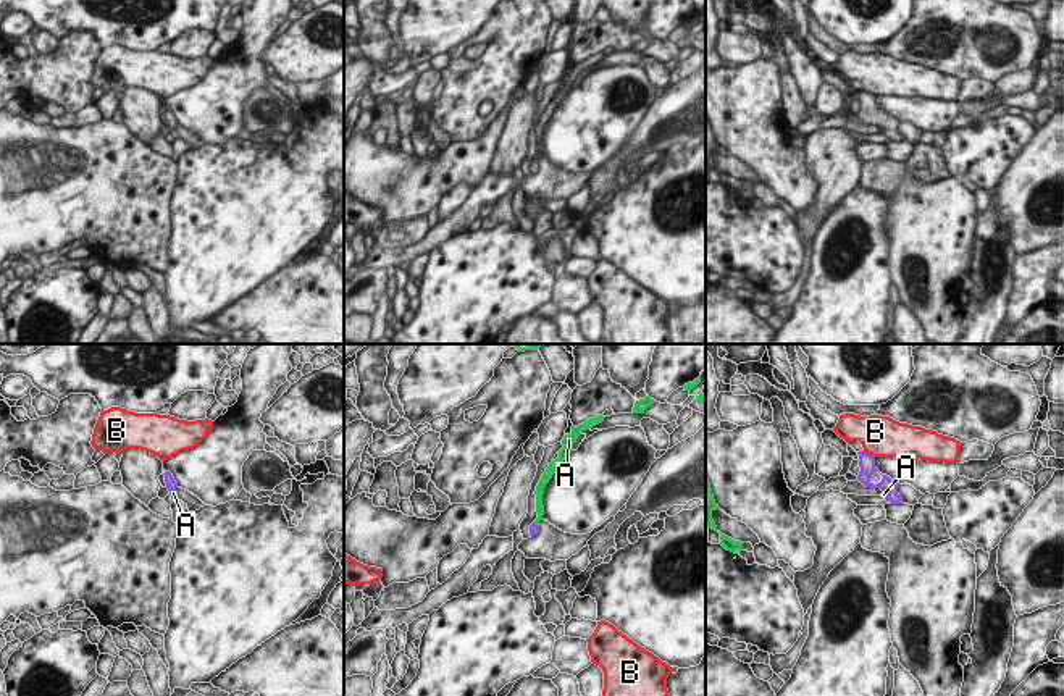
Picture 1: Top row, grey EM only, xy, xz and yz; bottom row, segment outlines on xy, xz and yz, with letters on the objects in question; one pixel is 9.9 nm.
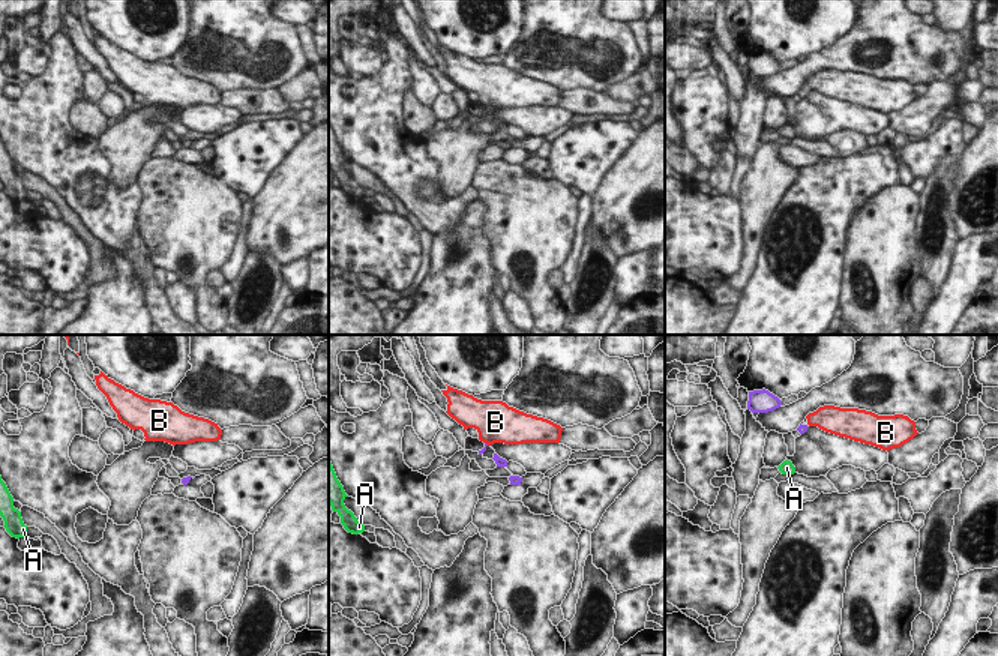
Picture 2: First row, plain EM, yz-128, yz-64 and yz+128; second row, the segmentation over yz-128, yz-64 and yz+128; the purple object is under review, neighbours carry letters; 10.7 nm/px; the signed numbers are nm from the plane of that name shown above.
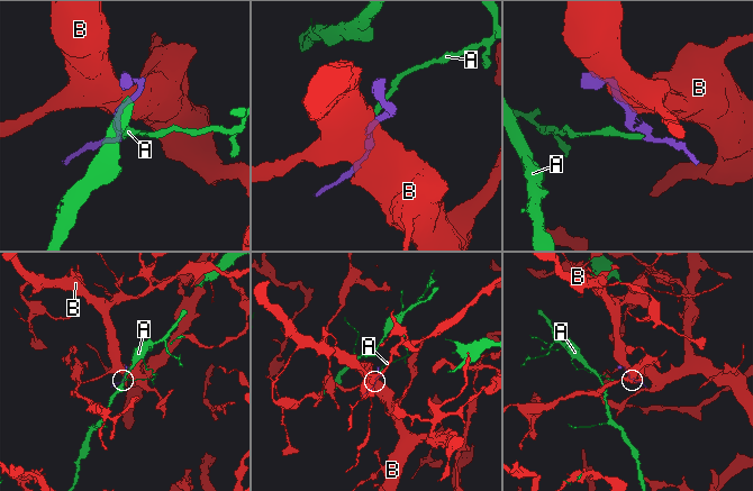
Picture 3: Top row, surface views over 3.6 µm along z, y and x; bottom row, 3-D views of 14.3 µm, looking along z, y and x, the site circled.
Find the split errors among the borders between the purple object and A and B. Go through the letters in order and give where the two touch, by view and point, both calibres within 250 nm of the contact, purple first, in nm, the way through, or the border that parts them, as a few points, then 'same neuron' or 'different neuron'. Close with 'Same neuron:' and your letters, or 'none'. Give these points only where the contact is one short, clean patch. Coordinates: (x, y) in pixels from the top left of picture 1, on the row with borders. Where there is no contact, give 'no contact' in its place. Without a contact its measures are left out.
A: meets purple in xy at (173, 496); 120 nm thick on the purple side, 50 nm on the other; runs through xy (171, 485), (173, 496), (173, 493); same neuron
B: meets purple in yz at (869, 454); 160 nm thick on the purple side, 420 nm on the other; border along yz (862, 451), (874, 457); different neuron
Same neuron: A

